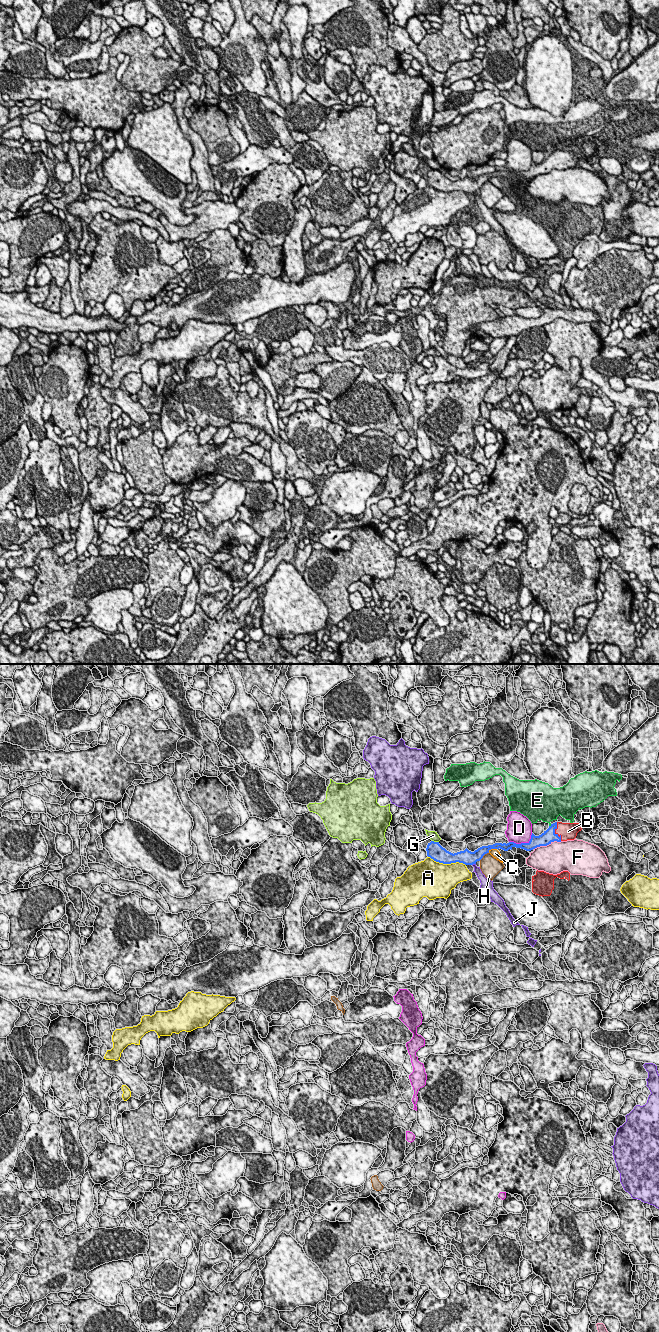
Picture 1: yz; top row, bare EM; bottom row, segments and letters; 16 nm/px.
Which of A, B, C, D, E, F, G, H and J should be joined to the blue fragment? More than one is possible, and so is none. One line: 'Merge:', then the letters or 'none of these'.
Merge: B

